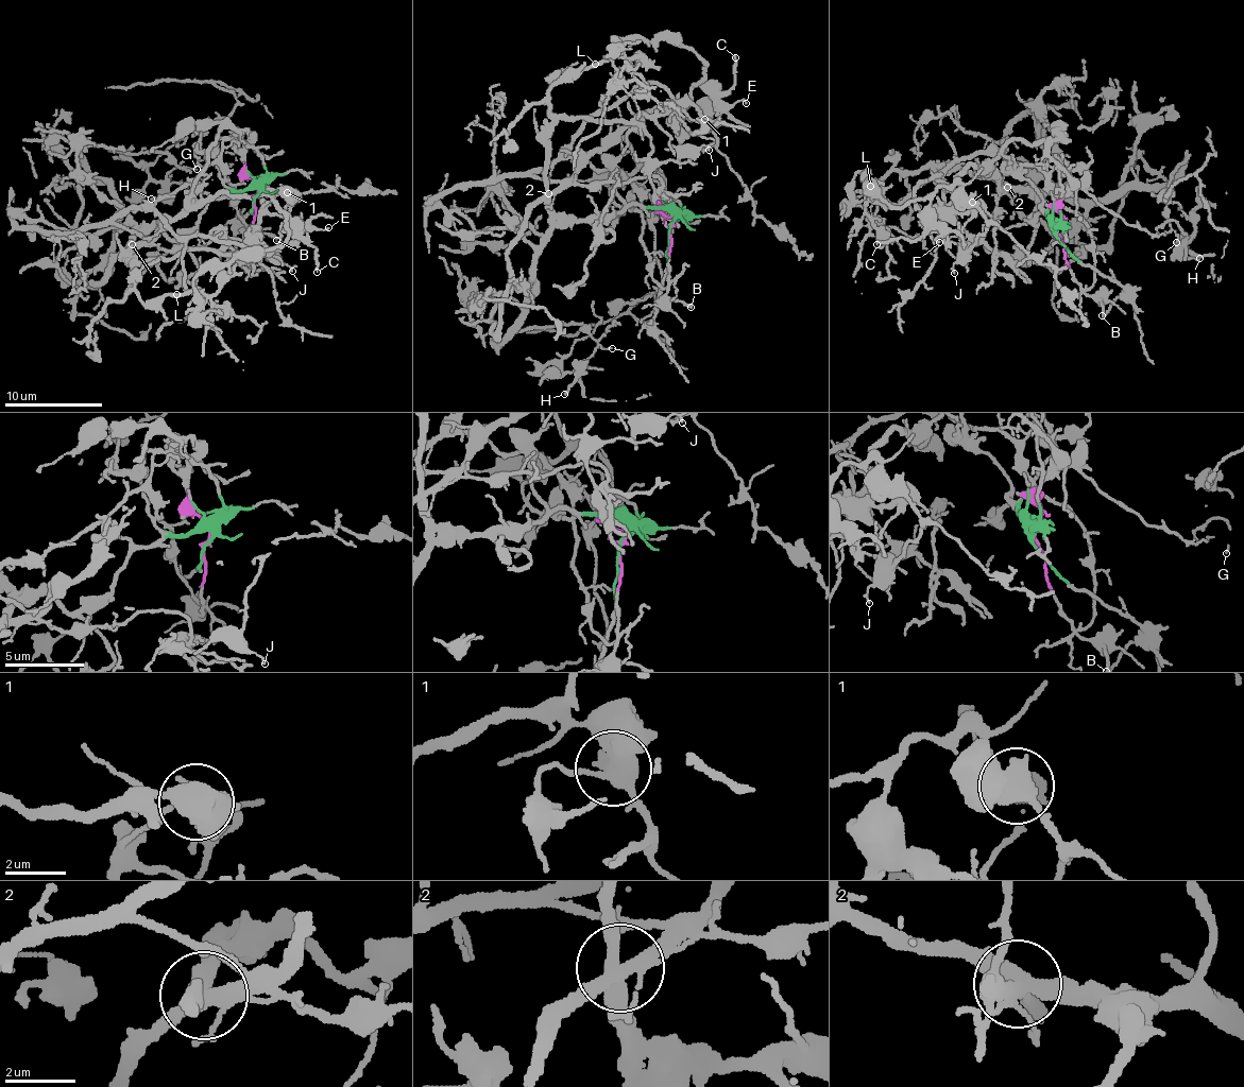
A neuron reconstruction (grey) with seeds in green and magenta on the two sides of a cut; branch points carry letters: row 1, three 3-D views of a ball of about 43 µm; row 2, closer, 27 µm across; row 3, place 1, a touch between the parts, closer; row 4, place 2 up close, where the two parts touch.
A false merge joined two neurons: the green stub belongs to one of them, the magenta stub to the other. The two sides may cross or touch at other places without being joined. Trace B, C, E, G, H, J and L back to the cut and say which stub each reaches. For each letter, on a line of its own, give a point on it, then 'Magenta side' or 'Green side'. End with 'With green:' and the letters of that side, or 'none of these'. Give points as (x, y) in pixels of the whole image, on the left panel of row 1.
B: Place: (276, 240). Magenta side
C: Place: (317, 272). Magenta side
E: Place: (328, 227). Magenta side
G: Place: (197, 169). Green side
H: Place: (151, 199). Green side
J: Place: (292, 271). Magenta side
L: Place: (176, 294). Green side
With green: G, H, L

